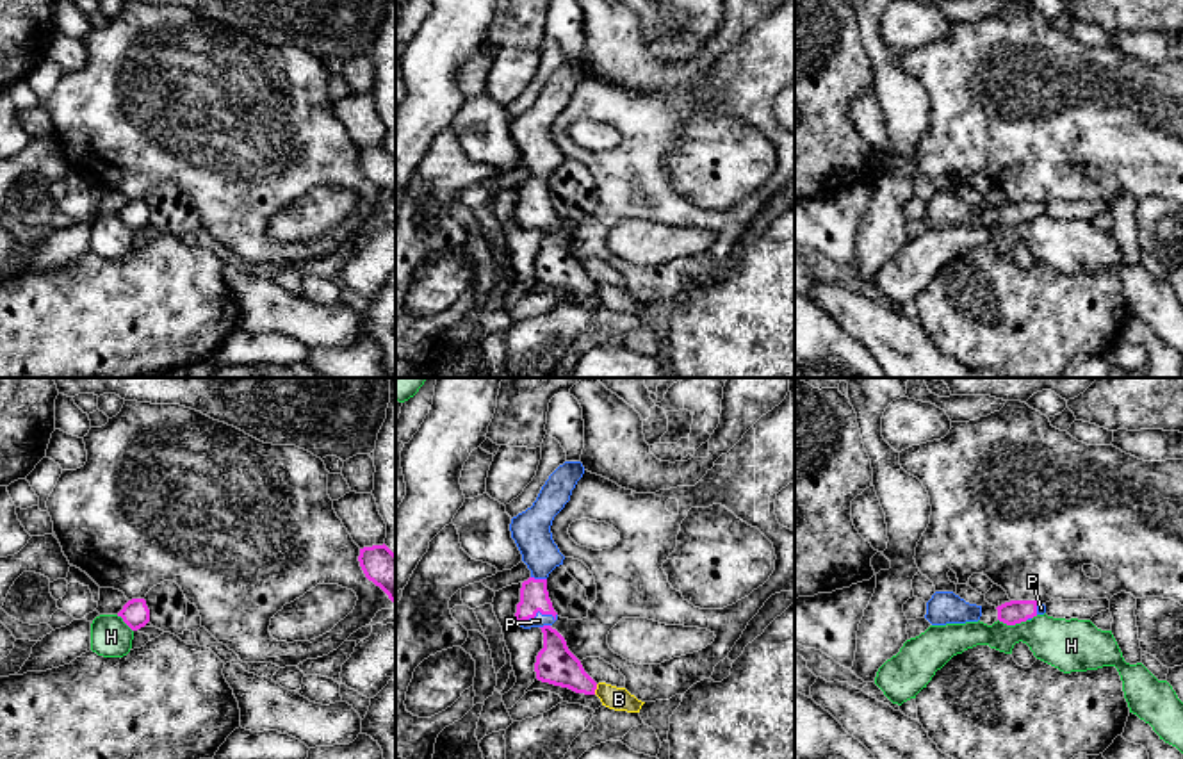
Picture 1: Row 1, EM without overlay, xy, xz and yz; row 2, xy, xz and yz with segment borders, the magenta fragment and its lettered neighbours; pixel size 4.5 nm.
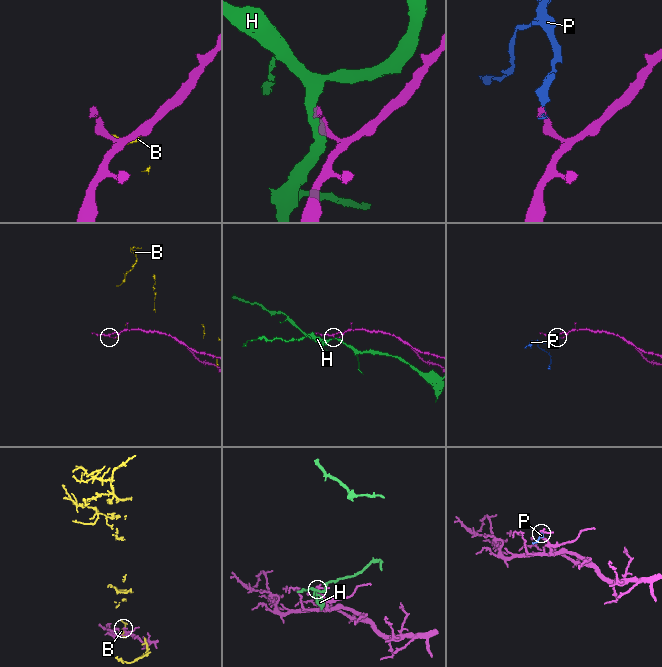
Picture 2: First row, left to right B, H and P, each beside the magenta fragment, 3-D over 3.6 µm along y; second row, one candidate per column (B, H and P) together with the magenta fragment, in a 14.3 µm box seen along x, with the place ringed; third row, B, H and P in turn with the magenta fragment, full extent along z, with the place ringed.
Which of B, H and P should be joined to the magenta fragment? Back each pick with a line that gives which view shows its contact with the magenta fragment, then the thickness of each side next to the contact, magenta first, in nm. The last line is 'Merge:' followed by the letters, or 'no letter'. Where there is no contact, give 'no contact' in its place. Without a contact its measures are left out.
P: xz | 130/60 nm
Merge: P

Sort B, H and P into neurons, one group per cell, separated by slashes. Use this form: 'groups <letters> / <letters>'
groups B / H / P

